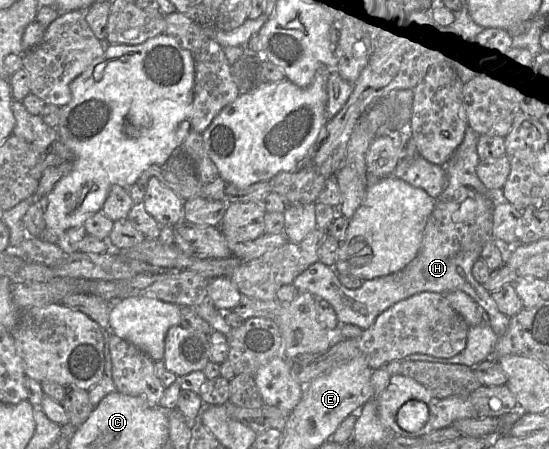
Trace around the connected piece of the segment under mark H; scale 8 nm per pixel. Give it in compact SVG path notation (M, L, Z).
M467 127L463 141L446 163L446 185L434 200L433 211L424 229L420 252L406 267L386 276L363 280L359 288L349 289L340 282L339 275L333 267L318 261L297 276L292 284L299 292L309 292L317 298L327 300L336 312L339 325L353 324L363 330L370 327L383 311L417 293L431 291L446 294L451 291L463 291L484 310L486 321L493 330L499 336L502 335L509 325L510 318L498 309L492 293L487 291L483 284L478 283L472 275L473 264L480 258L483 246L489 240L494 240L492 233L493 210L497 205L507 202L502 189L487 189L477 177L478 137L470 127Z

